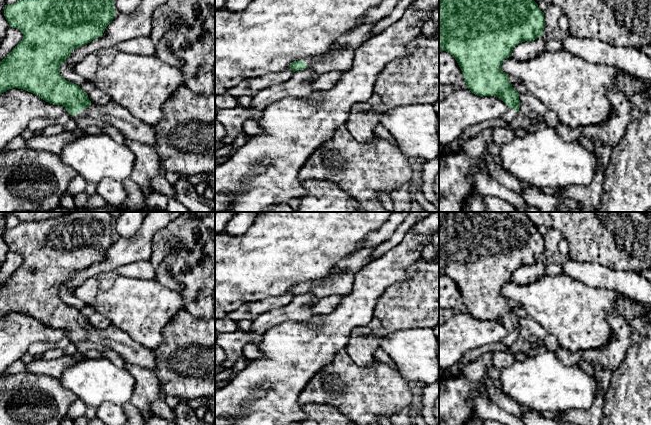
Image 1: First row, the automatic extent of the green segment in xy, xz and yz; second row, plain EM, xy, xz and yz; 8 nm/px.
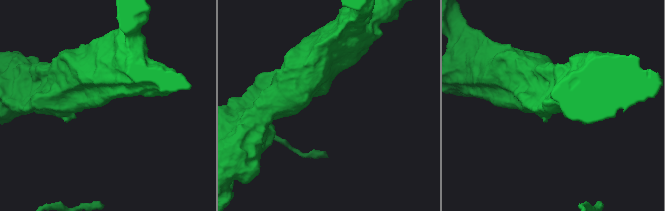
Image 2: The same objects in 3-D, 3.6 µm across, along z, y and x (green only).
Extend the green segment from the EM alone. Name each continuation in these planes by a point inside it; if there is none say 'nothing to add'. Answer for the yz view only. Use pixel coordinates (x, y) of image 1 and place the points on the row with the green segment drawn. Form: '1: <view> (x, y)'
1: yz (511, 113)

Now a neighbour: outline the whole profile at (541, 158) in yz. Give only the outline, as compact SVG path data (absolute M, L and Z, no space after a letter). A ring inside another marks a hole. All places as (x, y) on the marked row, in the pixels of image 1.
M537 126L522 136L515 136L512 141L500 146L499 156L506 172L517 180L538 188L588 185L600 170L600 160L596 153L588 151L578 141L563 140L555 128L548 126Z

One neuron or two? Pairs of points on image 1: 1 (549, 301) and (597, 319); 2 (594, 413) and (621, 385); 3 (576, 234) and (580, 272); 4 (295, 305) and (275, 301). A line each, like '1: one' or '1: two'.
1: one
2: two
3: two
4: two

